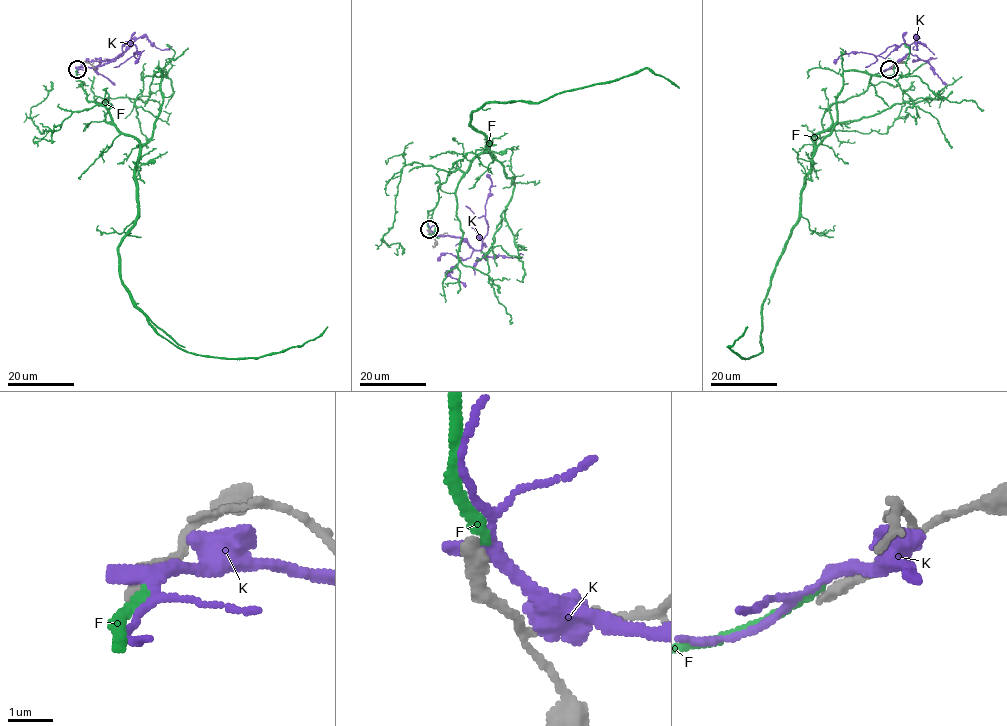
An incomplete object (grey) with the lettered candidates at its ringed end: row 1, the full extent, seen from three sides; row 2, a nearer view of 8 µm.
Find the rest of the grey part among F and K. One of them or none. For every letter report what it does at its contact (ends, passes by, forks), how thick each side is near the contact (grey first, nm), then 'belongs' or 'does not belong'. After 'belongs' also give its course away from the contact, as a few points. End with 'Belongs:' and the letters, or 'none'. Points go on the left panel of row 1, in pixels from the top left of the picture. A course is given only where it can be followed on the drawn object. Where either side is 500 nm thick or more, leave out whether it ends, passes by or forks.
F: it ends there; 320 nm thick on the grey side, 200 nm on the other; does not belong
K: it forks there; 360 nm thick on the grey side, 240 nm on the other; does not belong
Belongs: none

